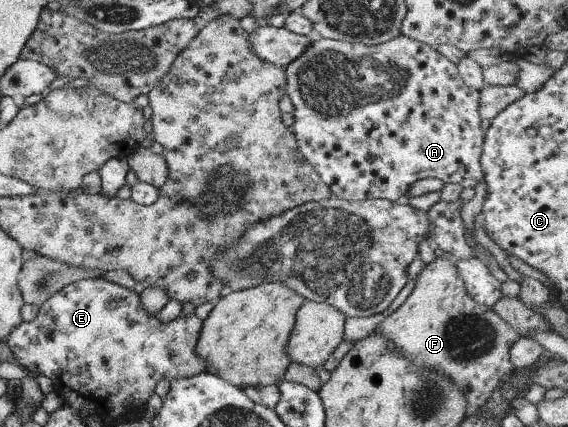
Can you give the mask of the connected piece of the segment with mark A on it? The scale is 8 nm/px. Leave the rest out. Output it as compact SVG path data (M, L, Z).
M398 36L380 45L367 46L361 43L351 44L348 41L338 41L313 37L313 42L306 47L306 51L301 53L284 67L285 86L284 91L290 99L293 107L292 135L296 139L296 145L300 155L306 159L322 183L331 191L334 198L350 202L362 200L386 199L388 201L404 200L406 191L416 179L425 177L436 177L444 184L460 185L460 187L473 188L478 181L483 179L479 157L483 142L483 131L480 128L481 117L478 115L479 91L470 89L464 85L460 79L456 66L440 55L433 46L420 43L406 36Z

